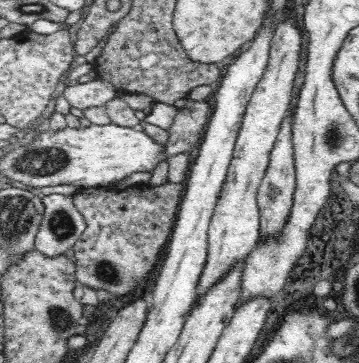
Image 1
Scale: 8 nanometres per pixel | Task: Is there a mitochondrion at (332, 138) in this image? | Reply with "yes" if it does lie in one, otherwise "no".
yes

